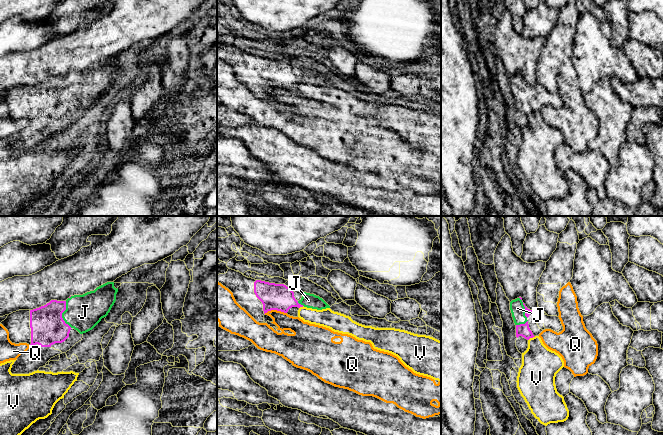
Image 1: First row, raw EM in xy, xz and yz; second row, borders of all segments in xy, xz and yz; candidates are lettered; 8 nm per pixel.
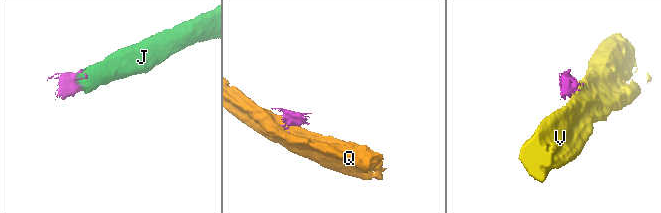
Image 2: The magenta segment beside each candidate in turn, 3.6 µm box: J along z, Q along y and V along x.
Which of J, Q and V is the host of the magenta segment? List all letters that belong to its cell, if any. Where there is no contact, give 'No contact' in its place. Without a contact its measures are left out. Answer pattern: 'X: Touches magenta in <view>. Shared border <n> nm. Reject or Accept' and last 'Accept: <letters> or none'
J: Touches magenta in xy. Shared border 220 nm. Accept
Q: Touches magenta in xz. Shared border 180 nm. Reject
V: Touches magenta in yz. Shared border 70 nm. Reject
Accept: J

